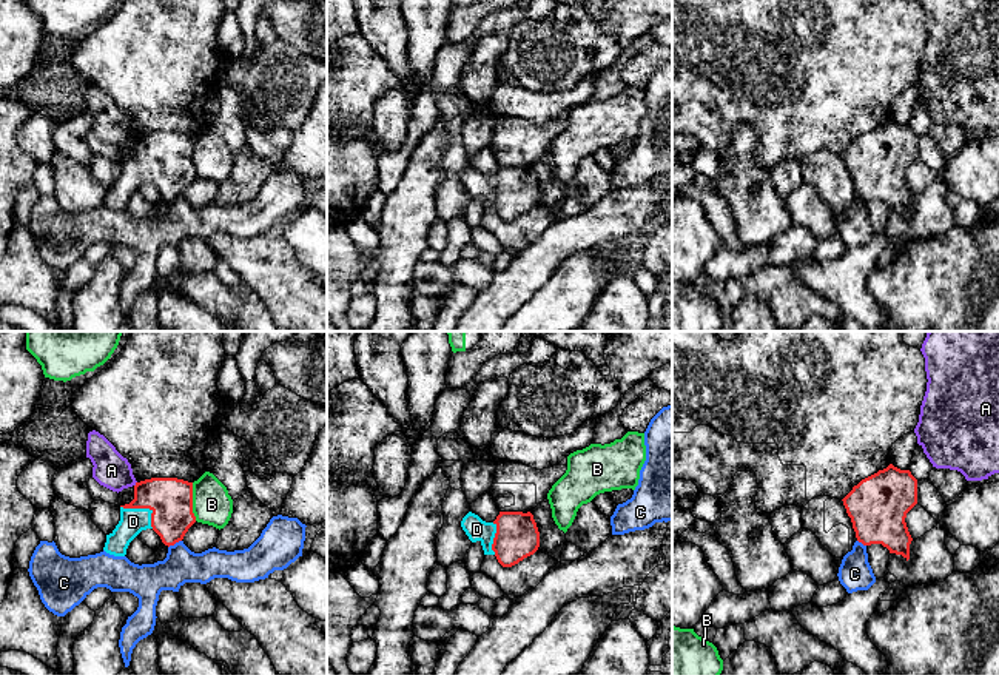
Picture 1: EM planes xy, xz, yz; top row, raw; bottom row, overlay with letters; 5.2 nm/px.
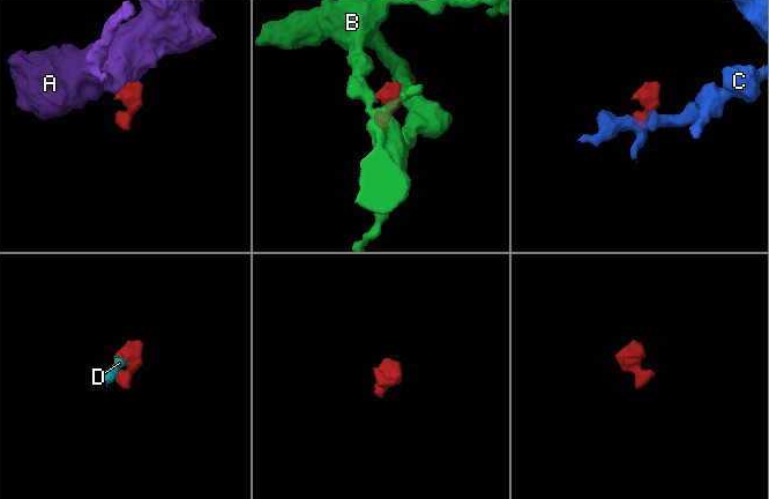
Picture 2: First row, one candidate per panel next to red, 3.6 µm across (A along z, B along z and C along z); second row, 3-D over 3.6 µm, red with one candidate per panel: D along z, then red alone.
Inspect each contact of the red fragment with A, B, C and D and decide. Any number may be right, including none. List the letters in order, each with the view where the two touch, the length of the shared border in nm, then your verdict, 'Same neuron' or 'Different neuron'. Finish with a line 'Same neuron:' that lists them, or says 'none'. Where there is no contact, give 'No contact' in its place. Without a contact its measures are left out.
A: Touches red in xy. Shared border 30 nm. Different neuron
B: Touches red in xy. Shared border 200 nm. Different neuron
C: Touches red in xy. Shared border 80 nm. Different neuron
D: Touches red in xy. Shared border 200 nm. Same neuron
Same neuron: D

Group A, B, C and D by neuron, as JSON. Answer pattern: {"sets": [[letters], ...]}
{"sets": [["A"], ["B"], ["C"], ["D"]]}

